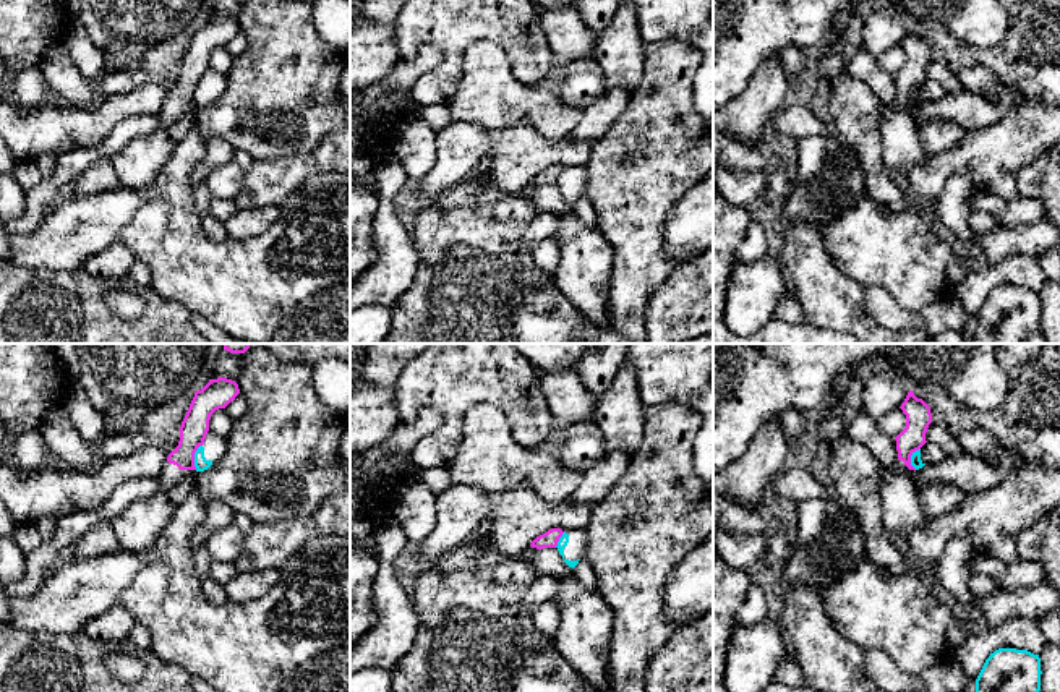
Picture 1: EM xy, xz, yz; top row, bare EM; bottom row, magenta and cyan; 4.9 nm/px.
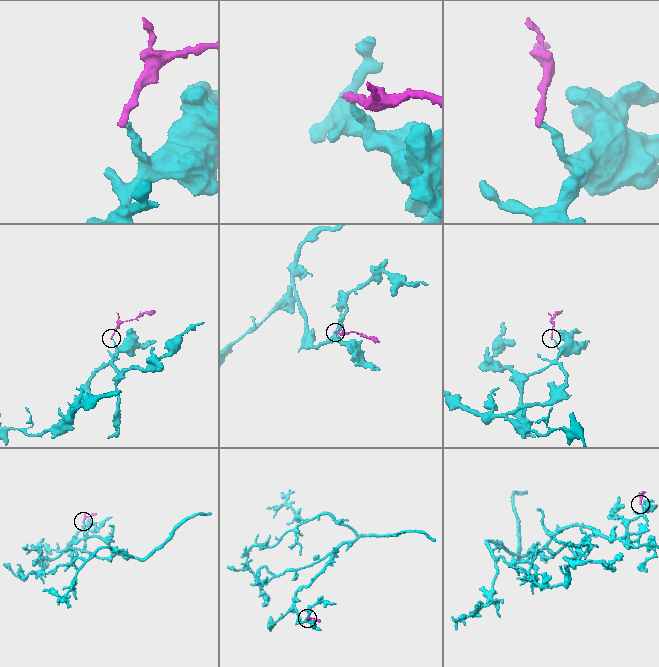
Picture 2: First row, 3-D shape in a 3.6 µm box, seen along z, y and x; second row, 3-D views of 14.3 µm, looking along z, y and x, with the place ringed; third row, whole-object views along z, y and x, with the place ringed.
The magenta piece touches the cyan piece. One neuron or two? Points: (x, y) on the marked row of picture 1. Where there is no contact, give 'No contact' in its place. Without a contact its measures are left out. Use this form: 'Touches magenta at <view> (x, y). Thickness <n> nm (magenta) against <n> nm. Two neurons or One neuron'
Touches magenta at xy (193, 457). Thickness 140 nm (magenta) against 70 nm. Two neurons

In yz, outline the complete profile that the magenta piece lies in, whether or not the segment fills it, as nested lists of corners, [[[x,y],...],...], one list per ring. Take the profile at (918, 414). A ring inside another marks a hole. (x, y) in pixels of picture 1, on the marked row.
[[[913,391],[908,392],[900,408],[906,415],[906,428],[895,438],[898,460],[893,470],[913,476],[916,468],[911,465],[911,455],[927,442],[925,433],[932,423],[932,413],[930,407],[917,399]]]

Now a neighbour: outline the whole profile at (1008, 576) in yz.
[[[977,554],[969,562],[969,570],[990,575],[998,590],[1013,592],[1023,587],[1034,587],[1044,582],[1044,569],[1032,561],[1002,562],[989,556]]]

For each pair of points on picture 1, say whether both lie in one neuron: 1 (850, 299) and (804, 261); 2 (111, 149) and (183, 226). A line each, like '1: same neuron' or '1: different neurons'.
1: same neuron
2: different neurons

